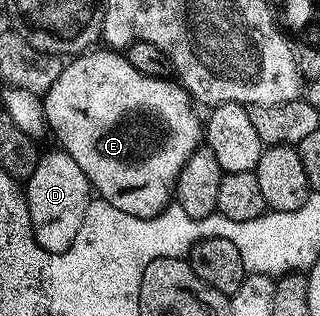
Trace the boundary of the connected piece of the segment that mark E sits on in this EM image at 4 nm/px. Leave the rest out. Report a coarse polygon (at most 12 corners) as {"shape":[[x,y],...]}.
{"shape":[[107,47],[43,94],[99,200],[157,217],[202,145],[179,80]]}

